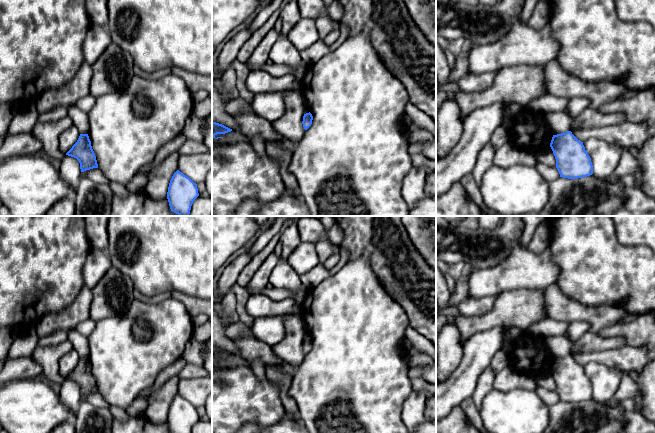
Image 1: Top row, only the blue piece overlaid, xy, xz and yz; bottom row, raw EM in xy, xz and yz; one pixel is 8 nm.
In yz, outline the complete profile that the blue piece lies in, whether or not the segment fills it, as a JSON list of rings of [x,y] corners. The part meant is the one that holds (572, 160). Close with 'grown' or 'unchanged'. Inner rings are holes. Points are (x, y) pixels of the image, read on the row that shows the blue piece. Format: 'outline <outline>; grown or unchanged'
outline [[[571,131],[553,135],[550,147],[556,159],[560,177],[578,179],[593,174],[593,165],[583,142]]]; unchanged

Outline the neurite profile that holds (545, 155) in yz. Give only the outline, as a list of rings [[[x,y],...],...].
[[[547,145],[544,148],[537,151],[536,157],[539,162],[548,167],[556,167],[556,159],[550,145]]]

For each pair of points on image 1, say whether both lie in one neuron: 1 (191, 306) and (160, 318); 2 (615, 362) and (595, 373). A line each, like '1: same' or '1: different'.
1: different
2: different

